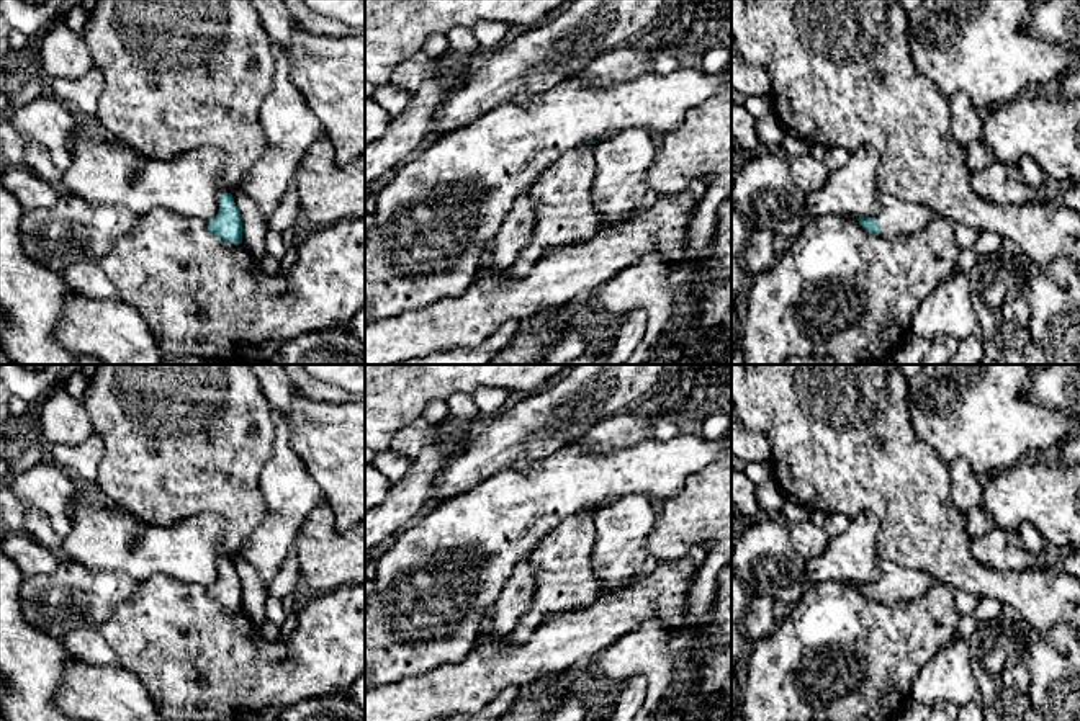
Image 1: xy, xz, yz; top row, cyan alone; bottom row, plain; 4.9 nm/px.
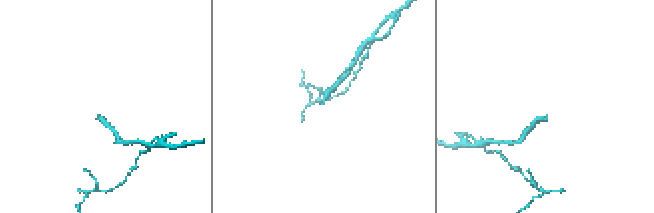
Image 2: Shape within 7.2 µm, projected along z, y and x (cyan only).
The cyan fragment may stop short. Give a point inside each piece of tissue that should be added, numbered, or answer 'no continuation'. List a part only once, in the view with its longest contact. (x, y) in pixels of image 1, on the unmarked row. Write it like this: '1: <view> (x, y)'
1: yz (897, 584)

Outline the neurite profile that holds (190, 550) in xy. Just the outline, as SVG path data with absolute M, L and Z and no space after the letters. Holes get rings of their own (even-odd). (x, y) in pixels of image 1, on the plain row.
M77 504L70 510L72 530L62 538L59 554L92 571L116 571L137 584L154 575L165 575L187 584L213 585L223 559L234 559L224 549L226 520L218 513L201 513L170 526L147 523L129 512L113 512Z

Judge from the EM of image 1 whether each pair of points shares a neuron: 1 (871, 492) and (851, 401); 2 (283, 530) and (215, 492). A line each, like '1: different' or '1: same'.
1: same
2: different

